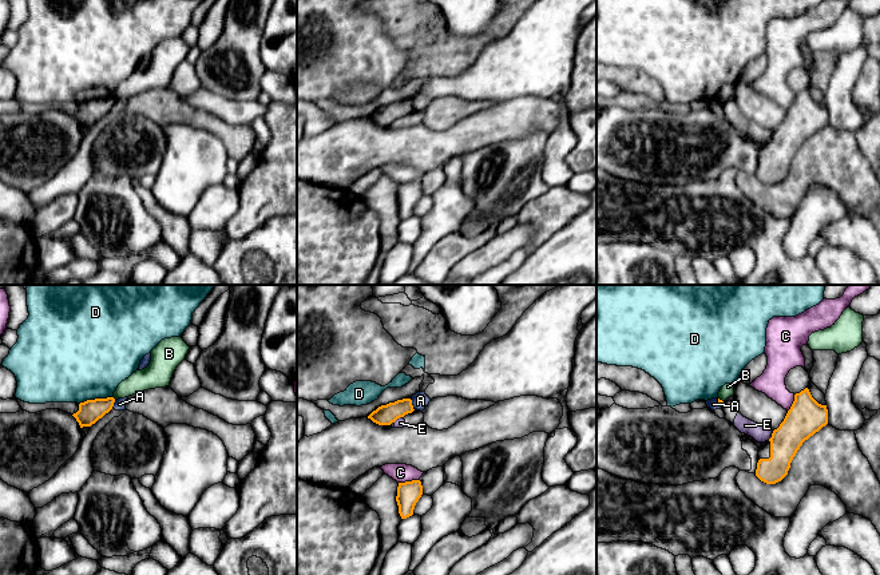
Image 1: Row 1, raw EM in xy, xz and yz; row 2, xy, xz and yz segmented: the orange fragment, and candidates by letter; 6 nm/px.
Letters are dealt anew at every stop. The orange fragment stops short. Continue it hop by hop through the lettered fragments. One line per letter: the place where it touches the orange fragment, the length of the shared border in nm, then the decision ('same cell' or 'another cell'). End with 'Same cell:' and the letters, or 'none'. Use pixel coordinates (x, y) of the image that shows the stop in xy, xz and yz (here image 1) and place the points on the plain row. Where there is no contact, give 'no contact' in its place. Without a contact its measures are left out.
A: xz (411, 104) | 80 nm | another cell
B: yz (721, 100) | 40 nm | another cell
C: xz (408, 182) | 130 nm | another cell
D: xy (95, 99) | 220 nm | another cell
E: yz (772, 135) | 70 nm | another cell
Same cell: none

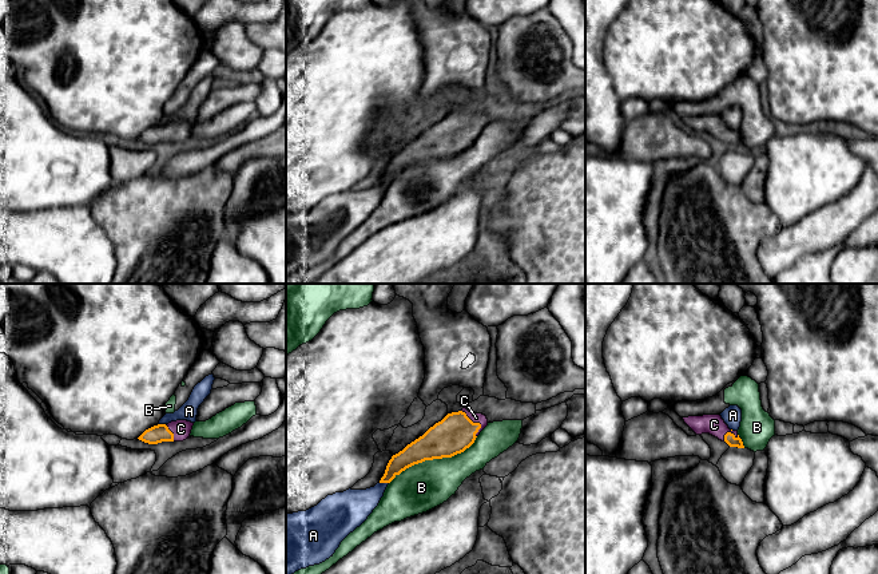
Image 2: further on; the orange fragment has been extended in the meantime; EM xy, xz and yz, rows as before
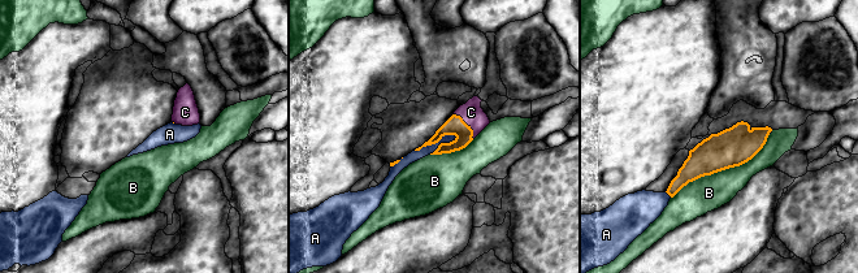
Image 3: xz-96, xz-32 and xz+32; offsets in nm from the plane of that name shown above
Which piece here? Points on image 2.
A: xz (384, 182) | 60 nm | another cell
B: xz (433, 158) | 600 nm | another cell
C: xz (477, 123) | 190 nm | same cell
Same cell: C

